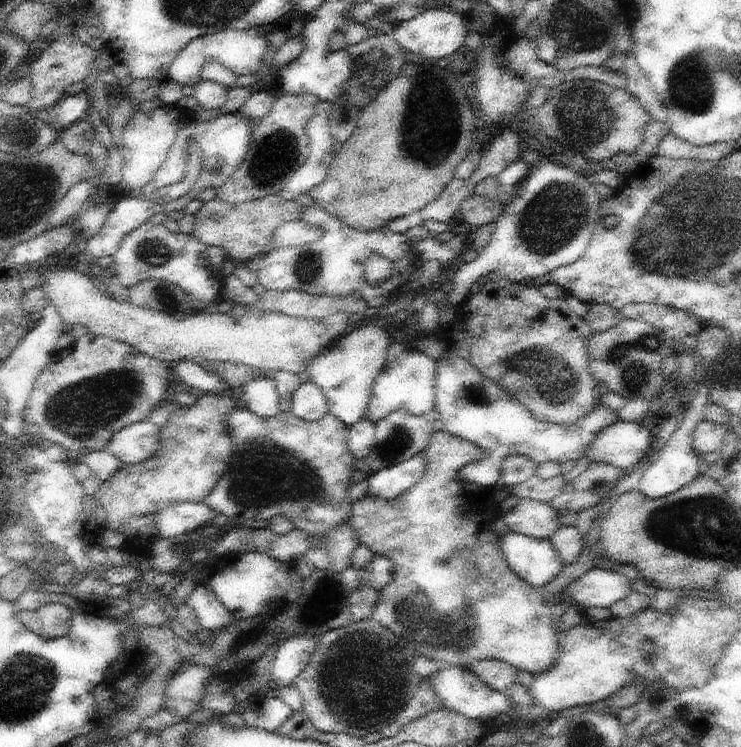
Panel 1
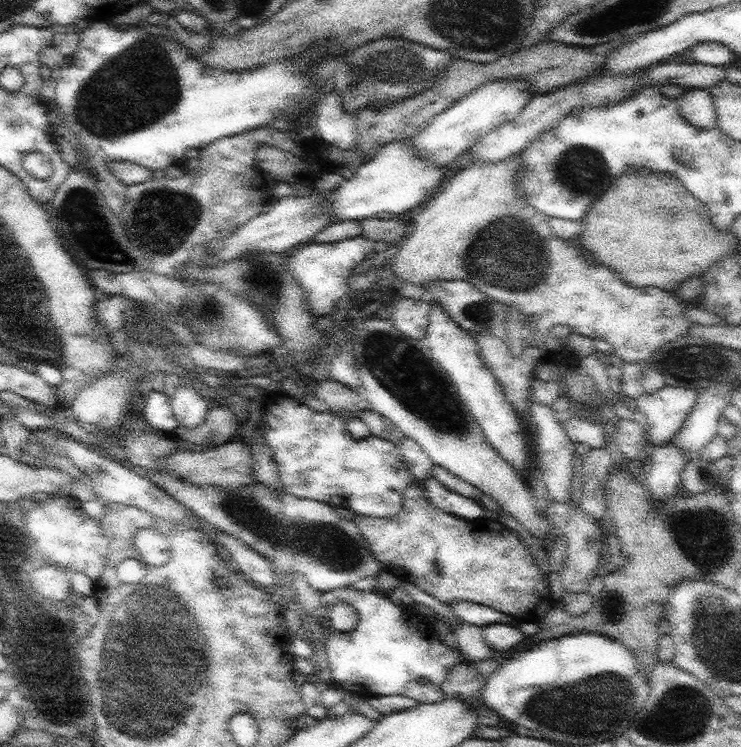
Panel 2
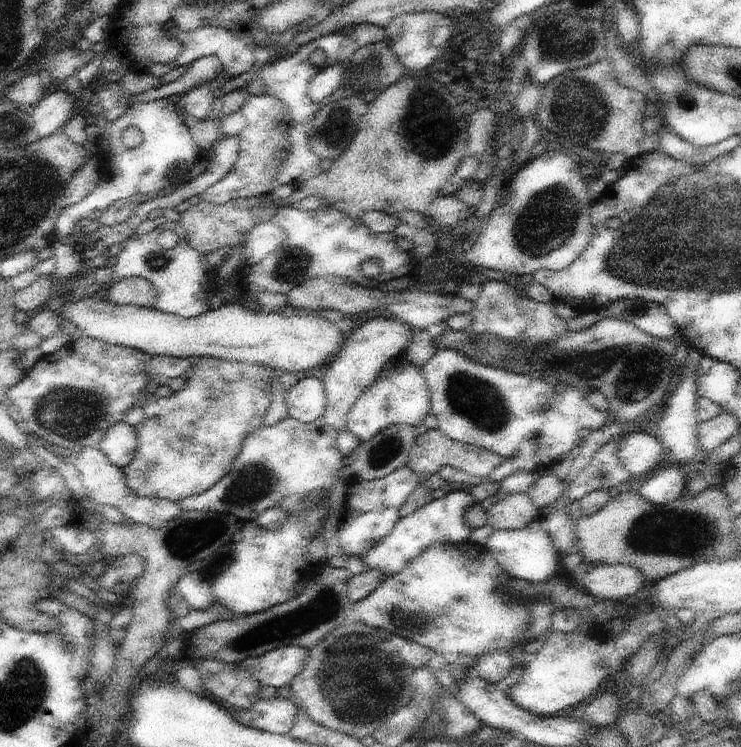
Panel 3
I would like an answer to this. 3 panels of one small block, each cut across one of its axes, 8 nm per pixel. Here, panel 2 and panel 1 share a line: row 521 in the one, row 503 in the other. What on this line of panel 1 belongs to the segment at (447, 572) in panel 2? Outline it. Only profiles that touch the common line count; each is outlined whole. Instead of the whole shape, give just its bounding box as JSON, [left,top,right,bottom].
[350,431,561,676]

